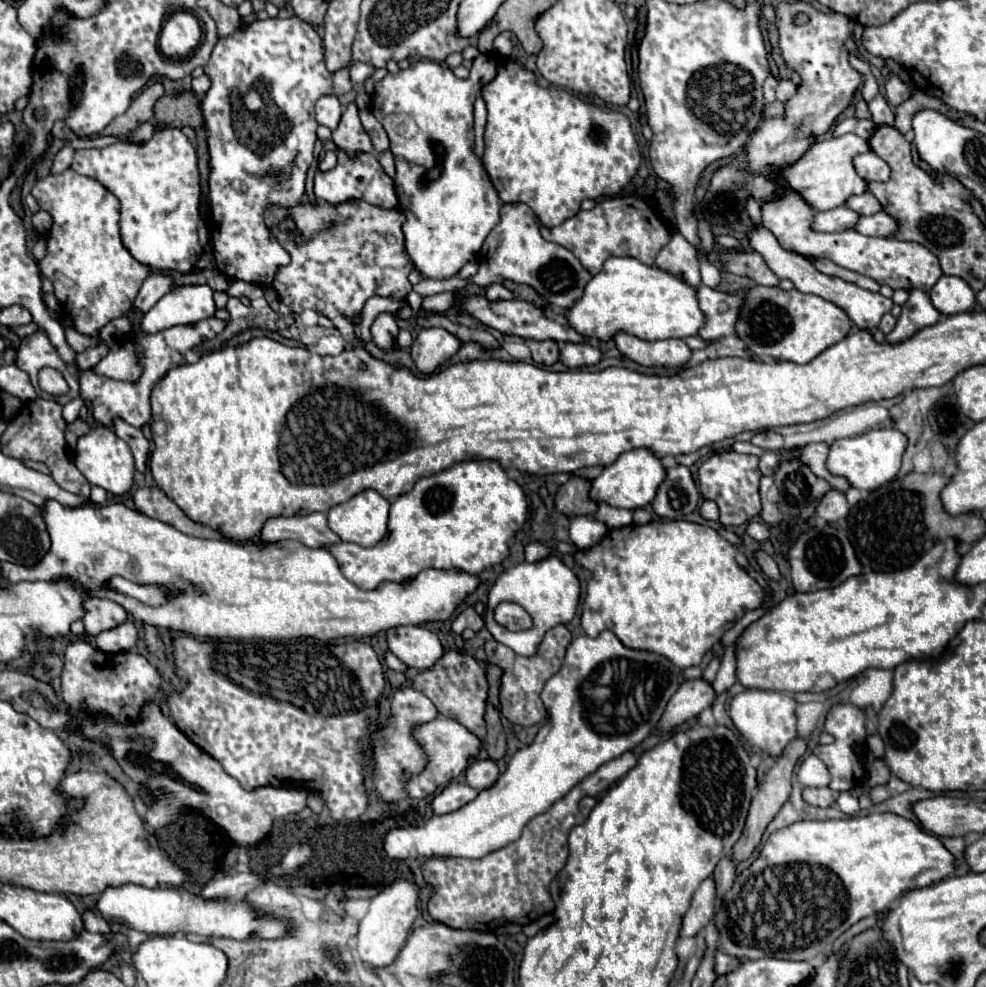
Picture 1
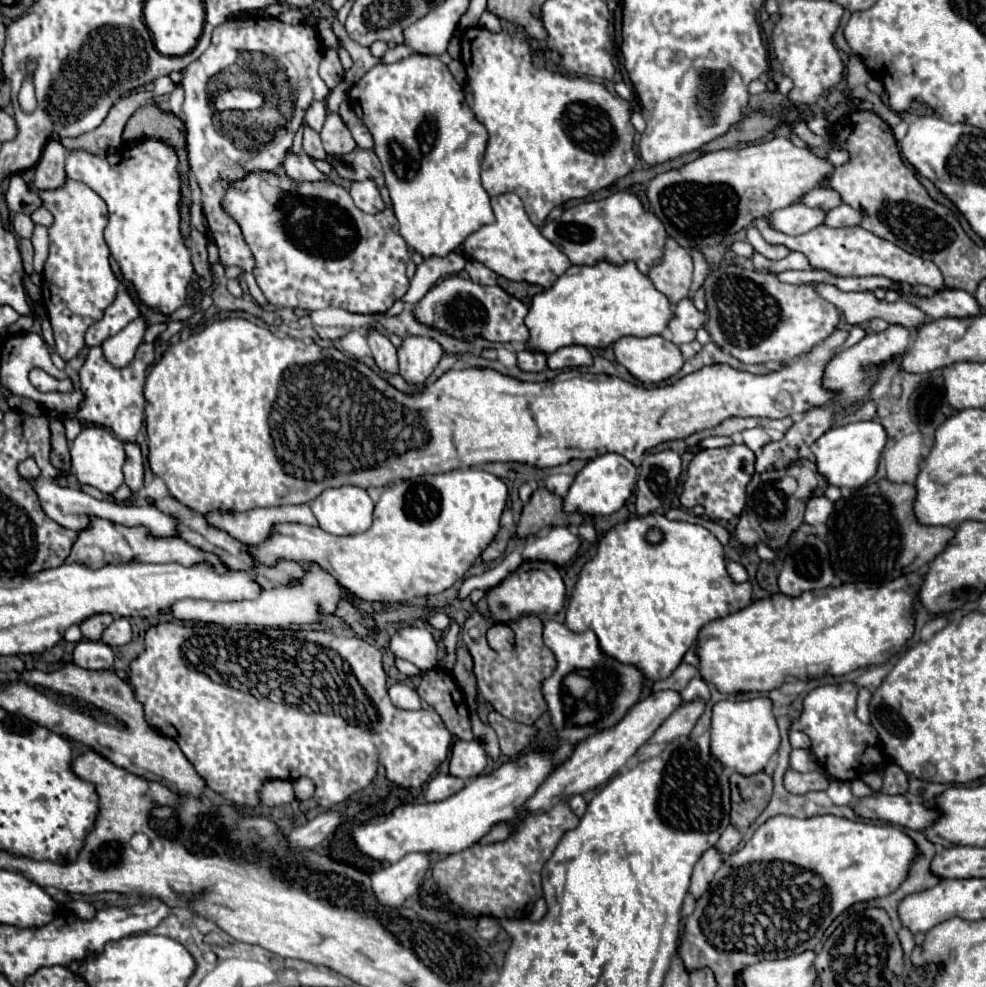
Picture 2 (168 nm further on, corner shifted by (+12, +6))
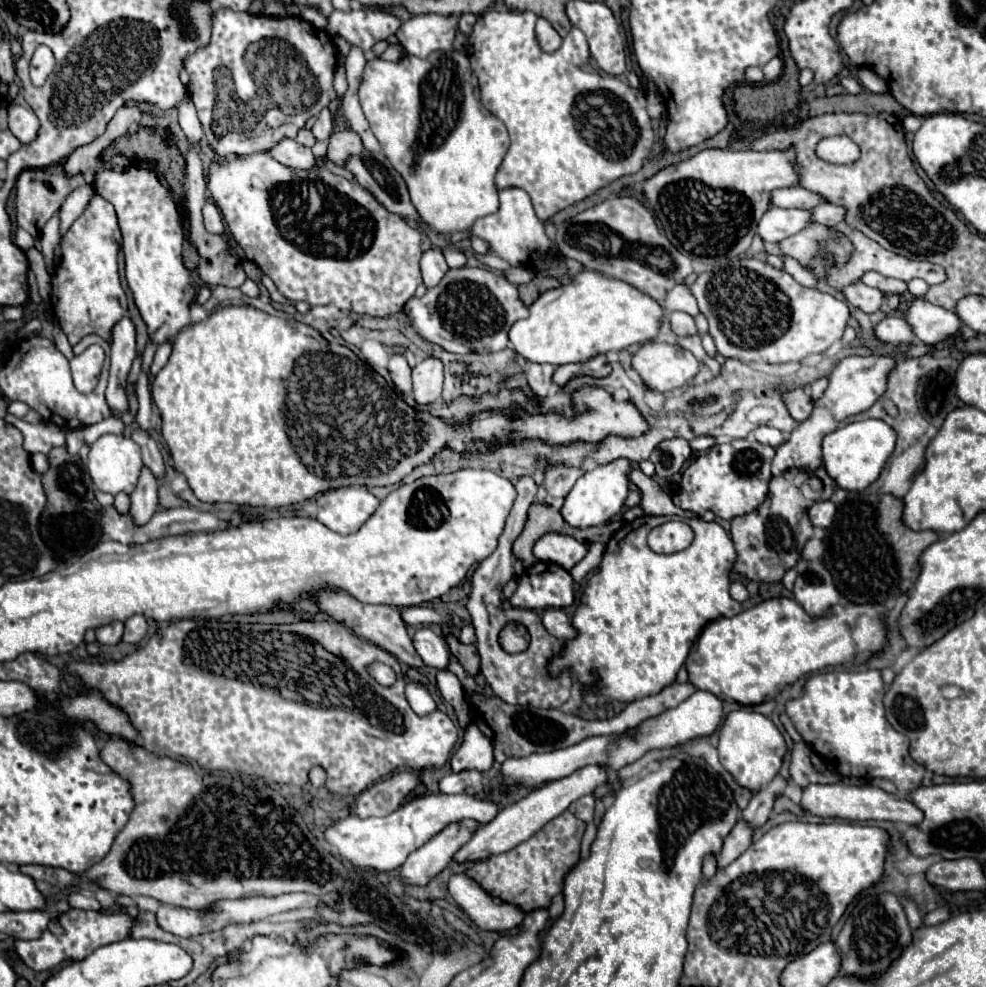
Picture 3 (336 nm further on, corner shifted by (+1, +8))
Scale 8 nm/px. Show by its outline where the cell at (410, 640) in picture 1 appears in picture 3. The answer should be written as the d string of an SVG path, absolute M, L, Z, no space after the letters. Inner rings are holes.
M422 627L414 635L414 649L422 657L424 665L434 669L446 669L448 665L448 643L430 627Z

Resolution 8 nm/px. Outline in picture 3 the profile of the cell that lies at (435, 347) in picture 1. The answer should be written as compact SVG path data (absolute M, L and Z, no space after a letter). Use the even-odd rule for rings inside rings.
M426 357L412 369L414 397L418 405L428 405L440 399L442 393L442 361L438 357Z

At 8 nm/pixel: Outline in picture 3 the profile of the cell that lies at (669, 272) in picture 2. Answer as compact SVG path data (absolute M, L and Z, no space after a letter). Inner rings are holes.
M678 283L676 287L672 287L672 289L666 293L664 309L666 309L666 311L684 311L684 313L696 317L696 313L698 313L698 303L696 303L696 297L692 295L690 287L688 287L686 283Z

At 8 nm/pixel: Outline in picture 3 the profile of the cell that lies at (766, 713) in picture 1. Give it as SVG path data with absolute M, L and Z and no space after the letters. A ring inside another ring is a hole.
M740 709L740 711L728 713L728 717L722 723L720 743L718 743L720 763L734 775L734 779L742 787L748 787L752 791L766 787L778 775L786 751L788 747L782 733L772 723L772 719L762 713Z

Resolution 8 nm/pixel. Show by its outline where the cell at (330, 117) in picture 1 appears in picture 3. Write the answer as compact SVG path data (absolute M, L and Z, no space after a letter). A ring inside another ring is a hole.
M324 107L324 109L320 111L314 127L312 127L312 133L314 133L314 137L316 137L318 141L326 141L332 131L334 131L334 117L332 117L330 109Z

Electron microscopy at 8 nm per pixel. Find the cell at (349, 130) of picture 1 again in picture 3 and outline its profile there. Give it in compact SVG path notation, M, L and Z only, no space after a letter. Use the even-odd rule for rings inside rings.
M348 127L342 131L334 131L328 139L328 159L332 159L338 165L344 165L344 161L350 155L358 155L362 149L364 147L360 135Z

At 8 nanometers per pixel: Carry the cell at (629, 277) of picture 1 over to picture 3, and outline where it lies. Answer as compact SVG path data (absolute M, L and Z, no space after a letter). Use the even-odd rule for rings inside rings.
M584 269L570 283L542 293L530 305L530 315L512 325L510 345L526 361L580 363L598 353L622 351L634 343L656 339L662 315L660 303L634 285Z

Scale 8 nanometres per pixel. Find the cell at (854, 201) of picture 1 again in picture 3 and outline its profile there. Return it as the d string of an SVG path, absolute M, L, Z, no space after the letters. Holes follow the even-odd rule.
M788 187L772 193L772 203L776 207L800 207L800 209L814 209L824 203L824 197L812 193L804 187Z

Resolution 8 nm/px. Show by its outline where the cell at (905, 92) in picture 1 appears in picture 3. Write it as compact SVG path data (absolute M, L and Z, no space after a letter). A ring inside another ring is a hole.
M858 69L858 79L862 83L862 87L870 93L886 93L888 85L870 69Z

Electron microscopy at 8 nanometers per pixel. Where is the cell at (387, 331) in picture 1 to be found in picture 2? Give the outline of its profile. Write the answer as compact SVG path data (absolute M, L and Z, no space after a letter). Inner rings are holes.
M371 331L369 337L367 337L367 343L373 351L373 359L377 363L377 367L385 373L397 373L397 349L391 345L391 341L377 333L377 331Z

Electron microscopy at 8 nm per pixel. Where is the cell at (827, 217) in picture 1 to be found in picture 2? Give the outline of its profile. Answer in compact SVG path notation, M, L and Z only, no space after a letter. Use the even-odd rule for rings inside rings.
M793 203L785 209L773 211L767 217L767 221L769 221L769 227L775 231L781 231L785 235L801 235L821 225L823 217L825 217L825 211L821 209L811 209L801 203Z

